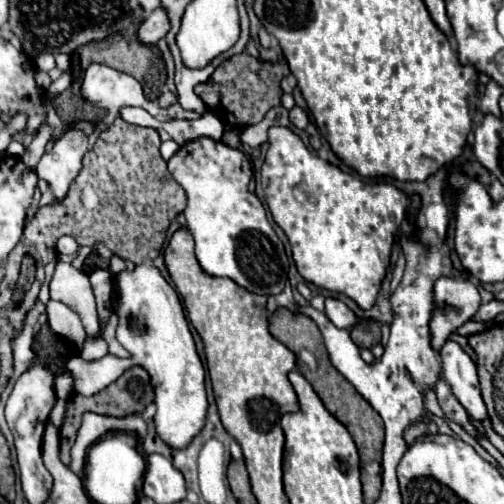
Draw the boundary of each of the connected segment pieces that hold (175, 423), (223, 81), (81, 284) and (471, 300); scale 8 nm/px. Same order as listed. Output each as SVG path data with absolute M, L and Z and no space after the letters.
M136 265L132 271L116 275L120 301L116 305L116 337L130 351L132 365L148 371L156 391L156 435L172 449L186 449L202 431L208 409L204 389L204 369L194 347L194 339L184 317L176 291L152 265Z
M248 53L234 55L234 57L226 59L214 71L214 75L210 79L210 83L214 85L214 89L218 93L218 105L210 111L214 115L218 115L226 125L232 125L232 127L244 127L244 125L260 123L272 107L280 105L280 97L282 97L280 79L286 73L290 73L286 61L272 65L272 63L258 61L258 59L250 57Z
M56 261L56 273L50 283L50 297L76 311L84 323L88 337L98 335L96 301L90 287L90 279L84 271L74 269L70 263Z
M440 277L434 285L434 311L432 311L432 349L440 353L444 341L456 327L466 323L480 307L478 287L470 279Z

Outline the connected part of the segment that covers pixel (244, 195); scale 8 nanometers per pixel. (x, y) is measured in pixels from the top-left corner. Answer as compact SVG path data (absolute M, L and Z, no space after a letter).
M196 139L180 147L168 161L168 171L186 191L186 229L196 241L196 259L202 271L212 277L230 277L256 295L278 295L286 285L288 257L268 223L264 205L248 191L252 179L248 157L220 141Z

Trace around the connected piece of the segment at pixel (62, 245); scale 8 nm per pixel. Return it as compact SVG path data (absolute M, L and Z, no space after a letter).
M60 237L56 241L56 249L60 255L72 255L78 251L78 243L72 237Z

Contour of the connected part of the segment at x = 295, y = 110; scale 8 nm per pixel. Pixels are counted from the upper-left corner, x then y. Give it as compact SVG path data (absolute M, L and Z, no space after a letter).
M292 107L292 109L290 109L290 123L292 123L294 127L298 127L298 129L306 129L306 125L308 125L308 115L306 115L306 111L300 109L300 107Z

